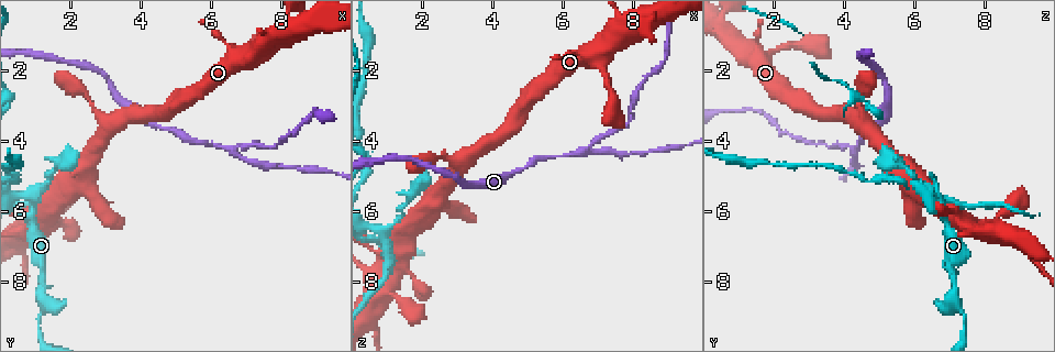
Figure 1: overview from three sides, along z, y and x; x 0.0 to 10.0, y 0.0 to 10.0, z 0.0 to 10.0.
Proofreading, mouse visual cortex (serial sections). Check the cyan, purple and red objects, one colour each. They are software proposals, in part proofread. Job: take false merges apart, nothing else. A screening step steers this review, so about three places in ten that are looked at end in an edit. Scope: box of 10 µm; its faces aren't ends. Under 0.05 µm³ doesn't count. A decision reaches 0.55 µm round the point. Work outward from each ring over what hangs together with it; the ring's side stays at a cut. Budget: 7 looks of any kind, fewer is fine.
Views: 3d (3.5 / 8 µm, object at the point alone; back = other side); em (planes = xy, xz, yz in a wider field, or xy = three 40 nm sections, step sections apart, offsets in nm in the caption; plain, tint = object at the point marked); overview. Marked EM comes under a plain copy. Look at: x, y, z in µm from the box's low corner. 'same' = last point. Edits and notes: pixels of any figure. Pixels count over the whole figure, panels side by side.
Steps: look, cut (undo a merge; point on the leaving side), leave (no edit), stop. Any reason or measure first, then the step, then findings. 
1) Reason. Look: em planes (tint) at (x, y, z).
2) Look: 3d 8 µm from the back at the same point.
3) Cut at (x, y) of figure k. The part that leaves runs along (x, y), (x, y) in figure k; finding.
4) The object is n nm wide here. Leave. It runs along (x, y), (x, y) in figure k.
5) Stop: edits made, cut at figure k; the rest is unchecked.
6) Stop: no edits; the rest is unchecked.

Side arm on a straight run. Look: 3d 8 µm at (6.65, 4.25, 4.35).

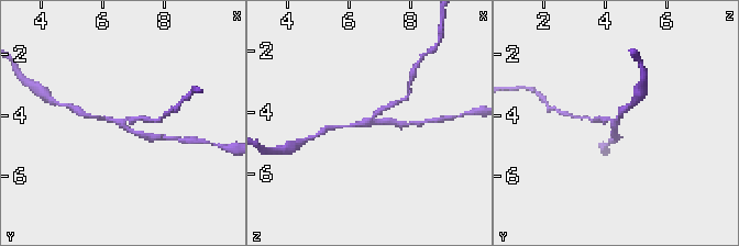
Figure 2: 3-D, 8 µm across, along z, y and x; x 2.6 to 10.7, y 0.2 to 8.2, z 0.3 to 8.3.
Zoom in. Look: 3d 3.5 µm at the same point.

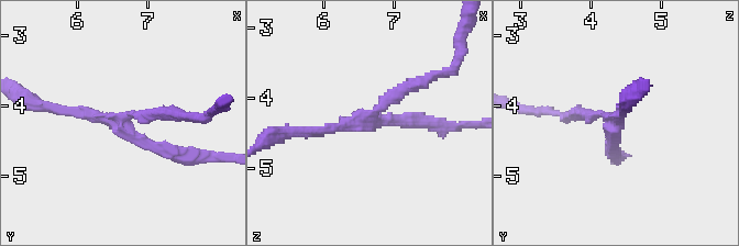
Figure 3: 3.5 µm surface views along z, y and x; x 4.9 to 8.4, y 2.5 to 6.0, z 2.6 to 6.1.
The arms are 150, 200, 200 nm wide. Cut at (398, 90) of figure 3. The part that leaves runs along (368, 116), (399, 91), (456, 63) in figure 3; two cells meet here.

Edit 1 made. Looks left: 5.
Looks like a crossing. Look: em planes (tint) at (0.90, 5.65, 6.65).

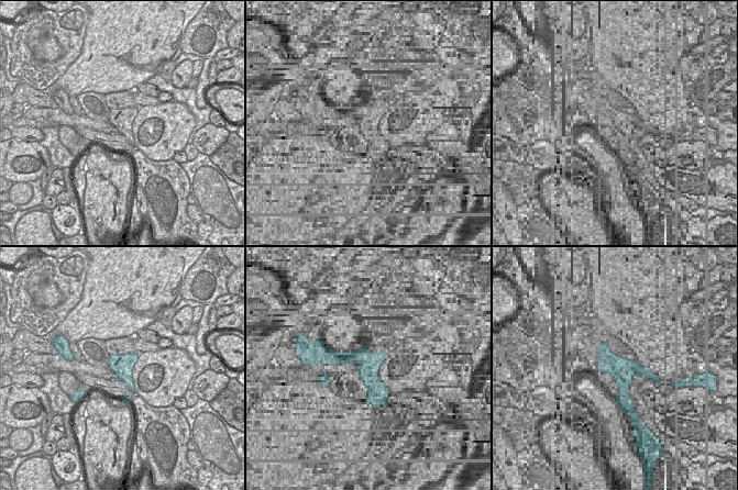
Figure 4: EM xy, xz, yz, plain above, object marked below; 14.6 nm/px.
See where the arms go. Look: 3d 3.5 µm at the same point.

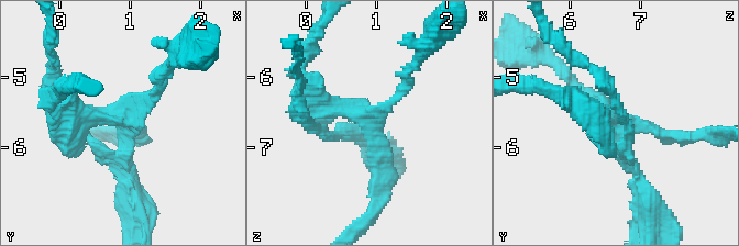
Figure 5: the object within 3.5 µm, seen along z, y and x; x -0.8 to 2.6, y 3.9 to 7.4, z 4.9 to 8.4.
Cut at (54, 125) of figure 5. The part that leaves runs along (125, 159), (122, 119), (160, 85) in figure 5; a second cell is stuck on.

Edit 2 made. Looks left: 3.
Thin arm on a thick one. Look: 3d 3.5 µm at (1.00, 6.35, 8.30).

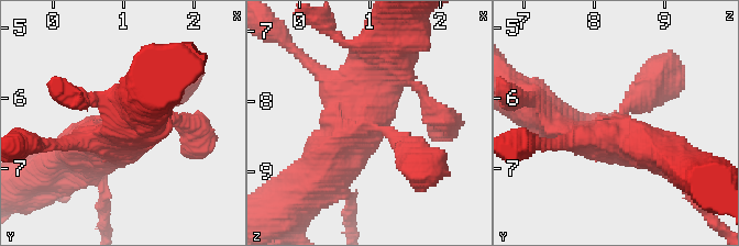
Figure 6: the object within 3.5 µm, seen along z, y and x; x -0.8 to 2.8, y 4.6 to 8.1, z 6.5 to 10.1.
4 arms meet here; the arms are 200, 250, 500, 600 nm wide; need the tissue. Look: em planes (tint) at (1.00, 6.35, 8.35).

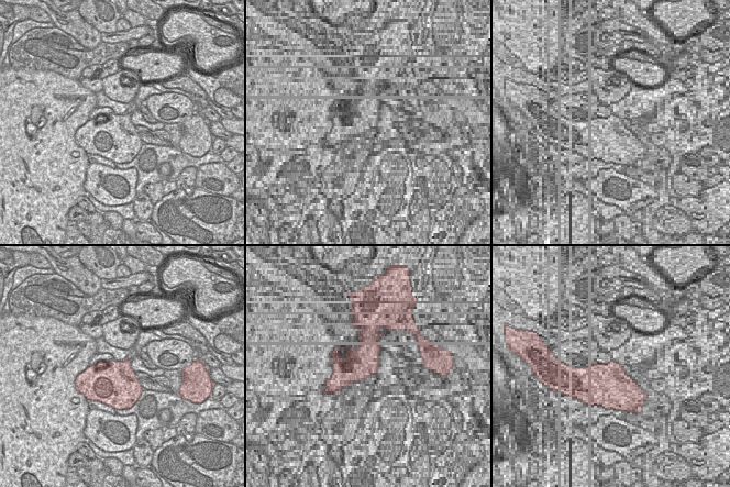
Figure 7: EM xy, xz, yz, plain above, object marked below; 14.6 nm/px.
The object is 650 nm wide here. Leave. It runs along (392, 58), (320, 176) in figure 6; continuous, no second cell.

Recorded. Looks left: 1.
Stop: edits made, cut at figure 3, cut at figure 5; the rest is unchecked.

